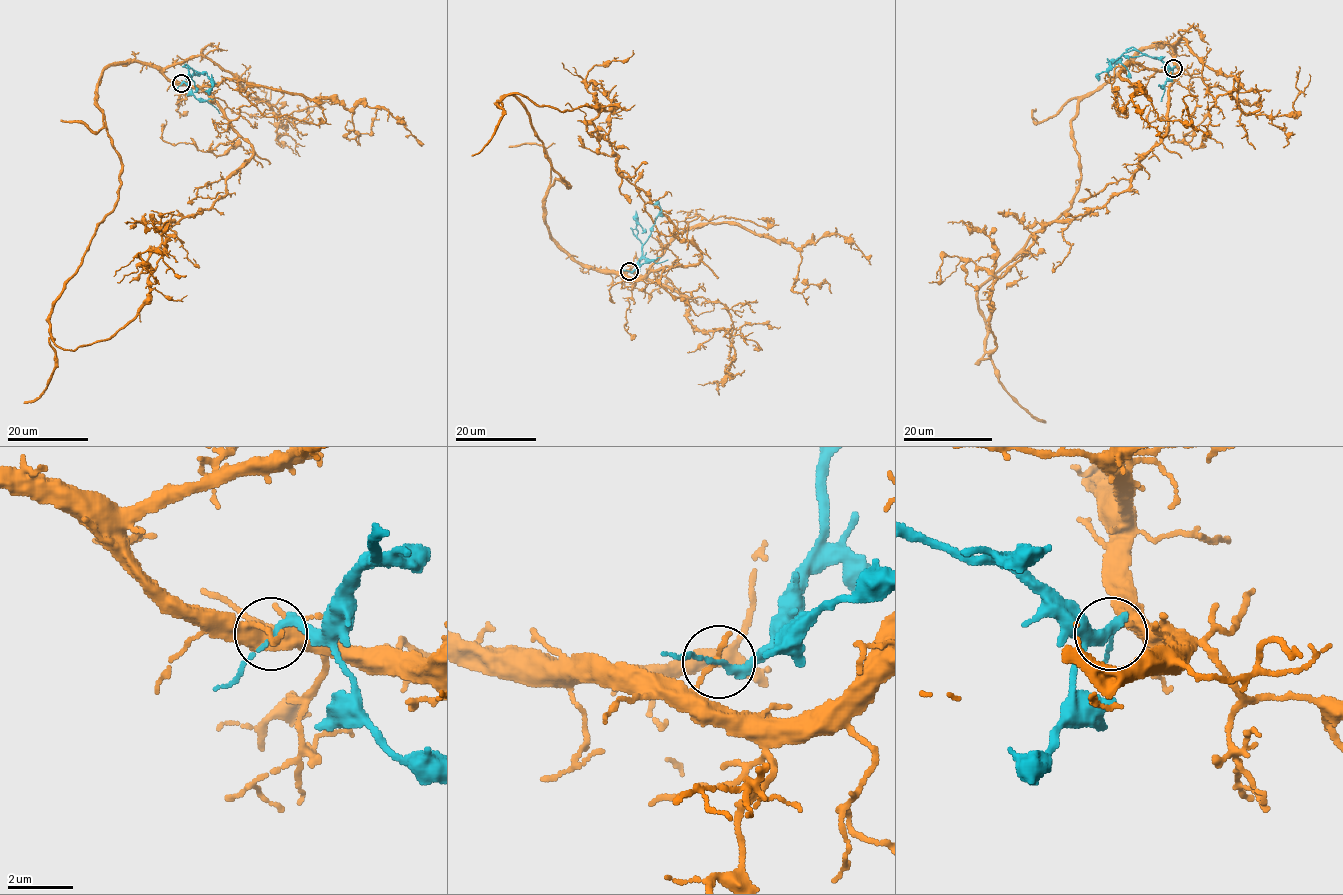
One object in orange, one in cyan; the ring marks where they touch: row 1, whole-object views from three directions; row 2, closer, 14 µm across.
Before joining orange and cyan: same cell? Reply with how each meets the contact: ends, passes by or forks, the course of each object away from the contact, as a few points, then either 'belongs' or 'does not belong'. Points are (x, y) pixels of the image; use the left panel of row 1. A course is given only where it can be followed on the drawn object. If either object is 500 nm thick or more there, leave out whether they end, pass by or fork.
orange ends there; cyan passes by; orange runs (181, 84), (138, 61), (103, 71), (96, 106), (121, 162), (119, 195), (55, 303), (55, 368), (24, 403); cyan runs (181, 84), (187, 83), (195, 71), (205, 71), (213, 86), (209, 95); does not belong

